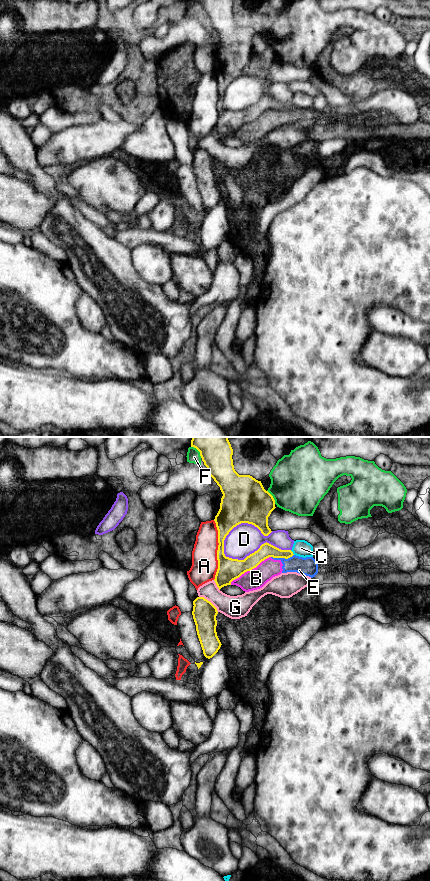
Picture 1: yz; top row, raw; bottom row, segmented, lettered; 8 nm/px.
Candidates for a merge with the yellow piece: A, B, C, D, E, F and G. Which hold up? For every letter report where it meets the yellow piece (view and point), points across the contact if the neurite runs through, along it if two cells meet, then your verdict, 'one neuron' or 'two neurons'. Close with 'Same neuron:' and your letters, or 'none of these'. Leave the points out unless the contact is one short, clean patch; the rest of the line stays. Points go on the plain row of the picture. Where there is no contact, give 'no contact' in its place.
A: meets yellow in yz at (217, 102); two neurons
B: meets yellow in yz at (249, 122); two neurons
C: meets yellow in yz at (292, 104); two neurons
D: meets yellow in yz at (250, 106); two neurons
E: meets yellow in yz at (282, 109); border along yz (293, 106), (287, 110), (271, 109); two neurons
F: meets yellow in yz at (272, 49); two neurons
G: meets yellow in yz at (209, 153); two neurons
Same neuron: none of these

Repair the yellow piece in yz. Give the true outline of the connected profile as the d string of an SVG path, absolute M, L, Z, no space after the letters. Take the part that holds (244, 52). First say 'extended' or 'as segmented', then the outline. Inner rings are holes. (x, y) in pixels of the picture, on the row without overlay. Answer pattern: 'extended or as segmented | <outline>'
as segmented | M196 0L209 27L214 31L223 46L220 61L215 68L218 82L218 121L215 135L219 142L256 120L269 109L288 111L294 106L291 102L281 102L264 95L244 112L232 111L224 106L224 92L229 84L241 75L252 76L264 88L272 83L268 69L276 60L273 48L264 41L261 33L250 27L239 27L233 17L232 0Z

